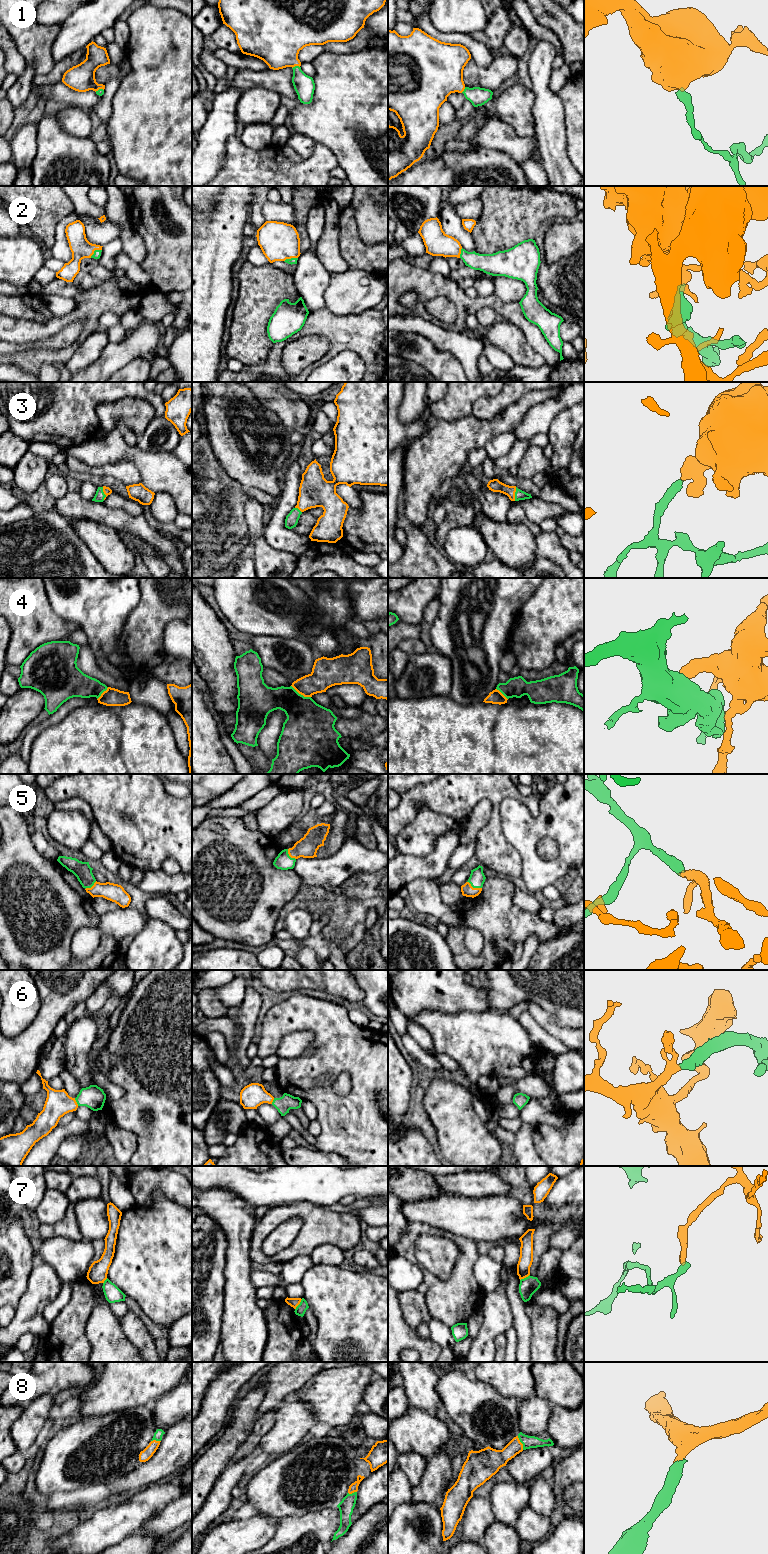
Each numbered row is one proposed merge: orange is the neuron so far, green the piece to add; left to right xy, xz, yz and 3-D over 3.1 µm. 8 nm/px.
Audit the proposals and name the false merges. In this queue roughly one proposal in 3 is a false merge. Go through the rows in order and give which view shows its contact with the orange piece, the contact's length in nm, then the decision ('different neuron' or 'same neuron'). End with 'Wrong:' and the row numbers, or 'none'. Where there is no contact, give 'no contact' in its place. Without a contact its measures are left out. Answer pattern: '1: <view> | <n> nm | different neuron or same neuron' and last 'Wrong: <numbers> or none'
1: xz | 70 nm | same neuron
2: xy | 120 nm | same neuron
3: yz | 110 nm | same neuron
4: xz | 190 nm | different neuron
5: yz | 130 nm | same neuron
6: xy | 70 nm | same neuron
7: xz | 110 nm | different neuron
8: yz | 120 nm | same neuron
Wrong: 4, 7

